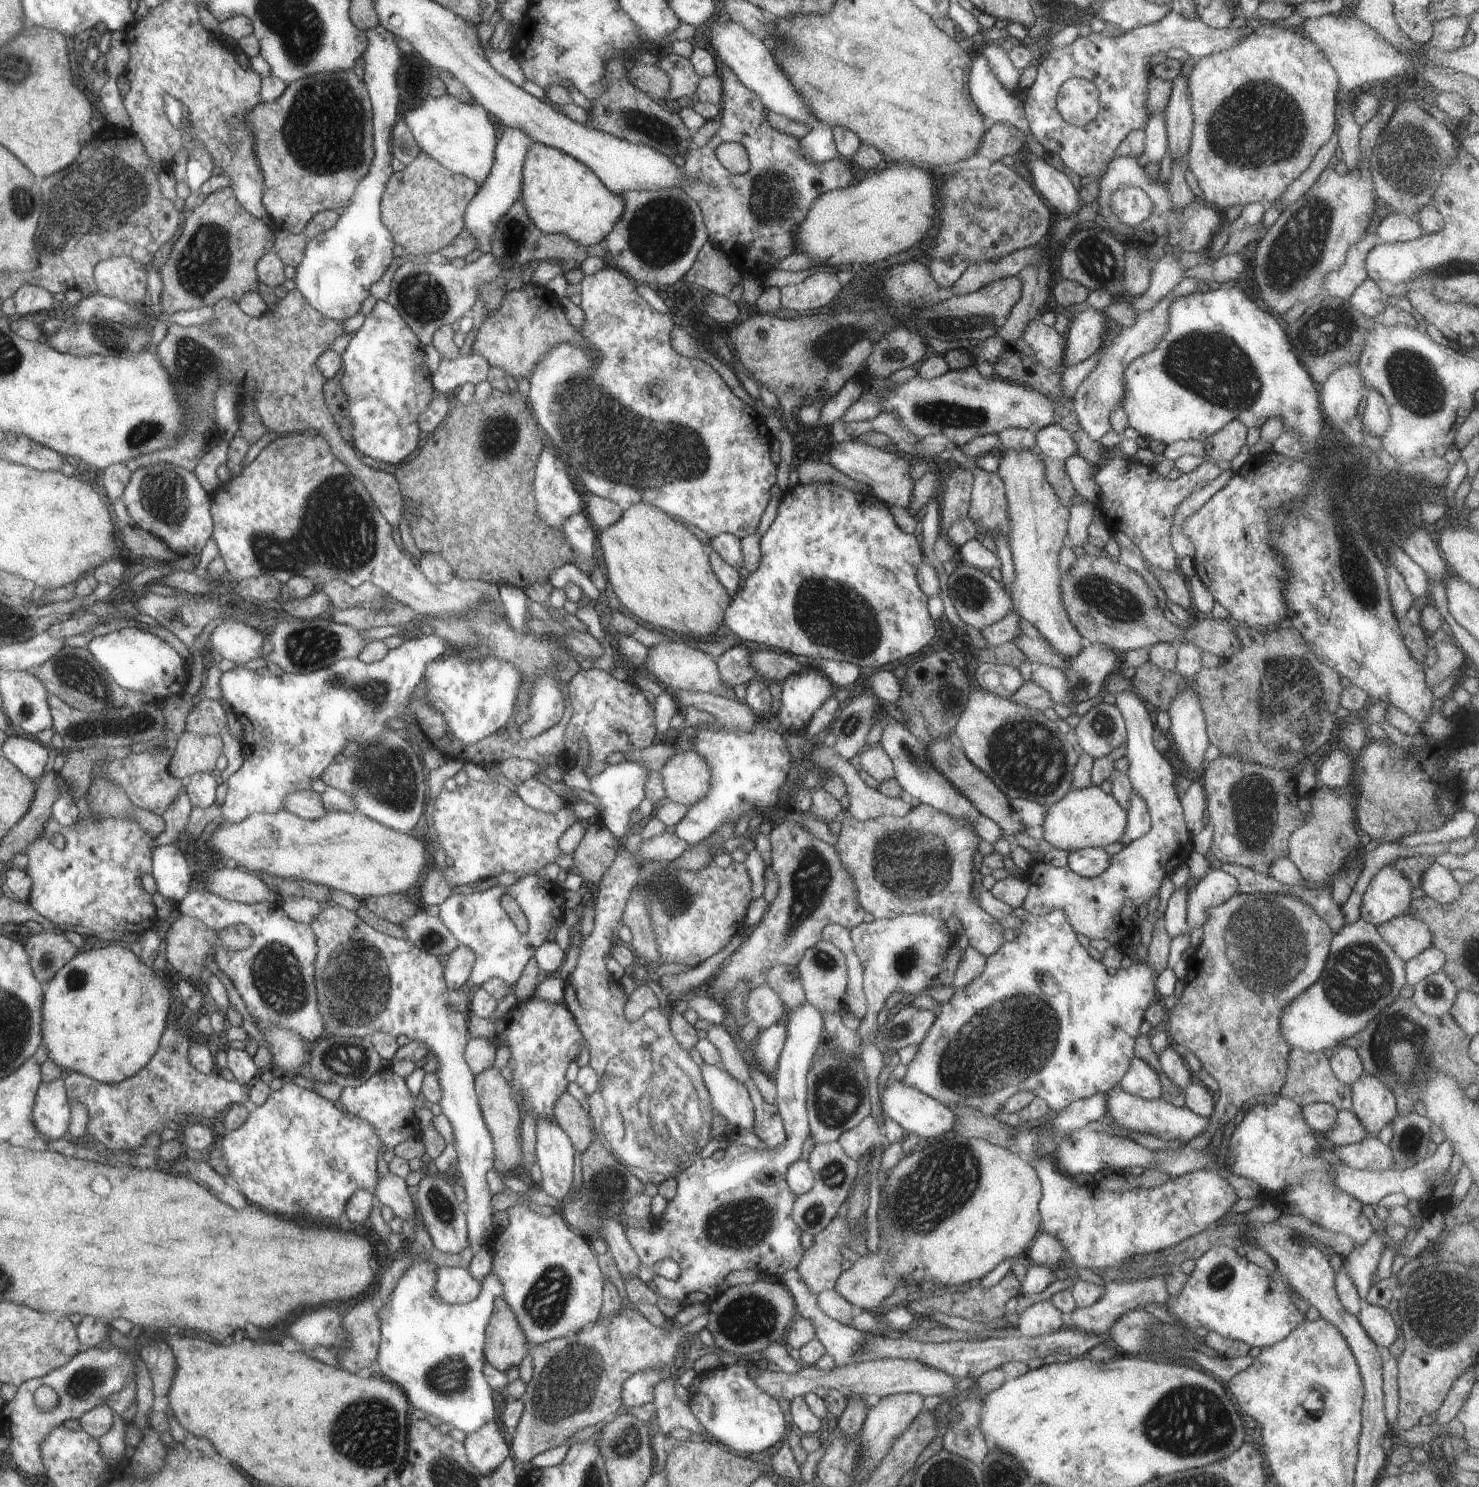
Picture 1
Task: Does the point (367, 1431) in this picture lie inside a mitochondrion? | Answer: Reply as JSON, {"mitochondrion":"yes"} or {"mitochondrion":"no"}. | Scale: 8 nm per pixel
{"mitochondrion":"yes"}

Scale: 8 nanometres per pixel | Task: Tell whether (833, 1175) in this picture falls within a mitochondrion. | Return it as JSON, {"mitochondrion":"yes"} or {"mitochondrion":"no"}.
{"mitochondrion":"yes"}

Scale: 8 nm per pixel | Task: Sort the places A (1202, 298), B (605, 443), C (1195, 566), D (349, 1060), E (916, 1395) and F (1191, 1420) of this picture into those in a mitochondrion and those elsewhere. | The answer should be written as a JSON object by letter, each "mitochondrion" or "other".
{"A":"other","B":"mitochondrion","C":"other","D":"mitochondrion","E":"other","F":"mitochondrion"}

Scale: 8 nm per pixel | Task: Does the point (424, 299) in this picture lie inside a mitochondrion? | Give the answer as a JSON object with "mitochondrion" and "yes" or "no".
{"mitochondrion":"yes"}

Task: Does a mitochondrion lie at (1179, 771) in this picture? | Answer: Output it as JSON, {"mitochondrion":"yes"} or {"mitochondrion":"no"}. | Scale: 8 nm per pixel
{"mitochondrion":"no"}

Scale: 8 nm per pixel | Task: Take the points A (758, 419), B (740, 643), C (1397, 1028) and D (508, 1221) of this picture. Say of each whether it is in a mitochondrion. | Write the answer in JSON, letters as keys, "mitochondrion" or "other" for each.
{"A":"other","B":"other","C":"mitochondrion","D":"other"}

